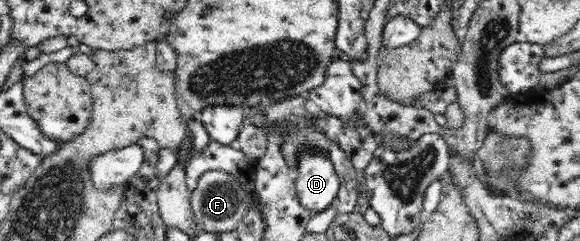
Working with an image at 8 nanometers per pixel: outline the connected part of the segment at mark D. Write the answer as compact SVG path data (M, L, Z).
M303 148L294 171L296 195L312 214L331 206L341 191L340 180L330 157L321 151Z

